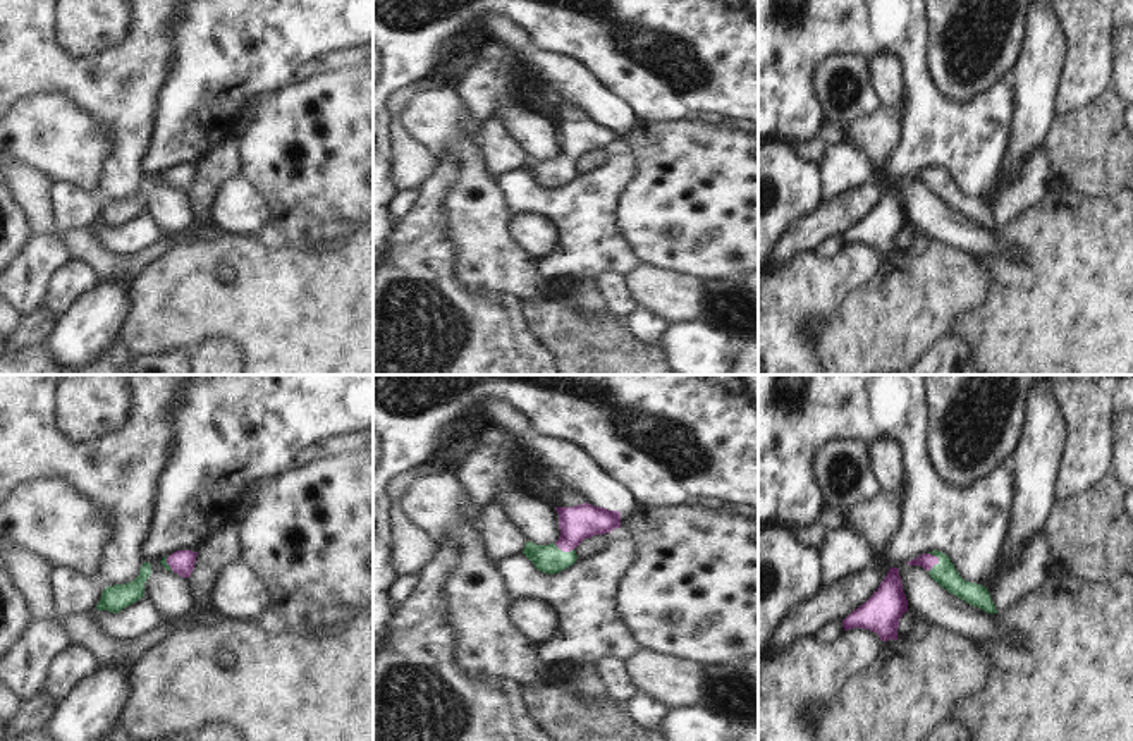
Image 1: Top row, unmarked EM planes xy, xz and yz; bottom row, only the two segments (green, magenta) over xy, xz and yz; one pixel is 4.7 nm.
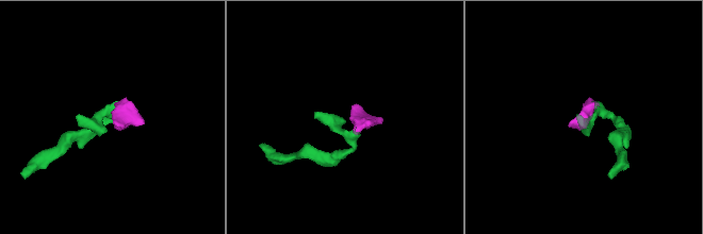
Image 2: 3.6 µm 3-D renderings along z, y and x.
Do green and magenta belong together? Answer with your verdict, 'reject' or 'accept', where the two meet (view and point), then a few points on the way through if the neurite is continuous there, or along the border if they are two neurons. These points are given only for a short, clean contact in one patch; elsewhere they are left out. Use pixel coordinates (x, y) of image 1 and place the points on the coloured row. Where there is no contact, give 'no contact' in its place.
accept; meets green in yz at (939, 563); runs through yz (944, 573), (939, 563), (927, 561)

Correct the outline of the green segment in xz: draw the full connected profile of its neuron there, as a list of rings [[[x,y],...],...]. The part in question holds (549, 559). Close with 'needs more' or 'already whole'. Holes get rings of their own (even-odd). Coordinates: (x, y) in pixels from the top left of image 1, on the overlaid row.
[[[591,504],[574,507],[555,507],[559,514],[560,538],[550,545],[536,545],[526,542],[523,554],[535,567],[547,574],[560,573],[573,566],[578,559],[576,547],[595,535],[610,533],[621,528],[621,512]]] | needs more

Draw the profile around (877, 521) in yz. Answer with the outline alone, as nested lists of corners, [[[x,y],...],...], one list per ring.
[[[903,485],[896,492],[879,492],[846,514],[846,526],[882,554],[901,526],[901,493]]]

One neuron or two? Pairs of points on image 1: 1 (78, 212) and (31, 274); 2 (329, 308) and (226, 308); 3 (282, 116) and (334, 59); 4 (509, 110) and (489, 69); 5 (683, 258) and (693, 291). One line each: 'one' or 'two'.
1: one
2: one
3: two
4: two
5: two

